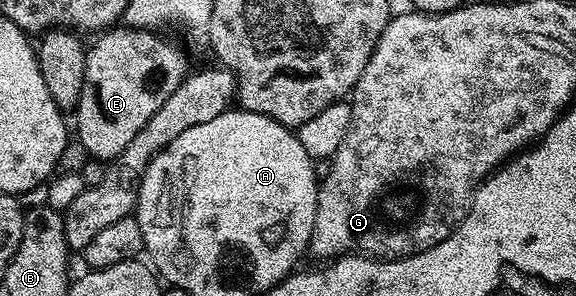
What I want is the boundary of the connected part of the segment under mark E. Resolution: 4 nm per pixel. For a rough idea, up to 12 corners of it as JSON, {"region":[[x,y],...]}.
{"region":[[162,34],[89,45],[76,140],[109,162],[188,74]]}

